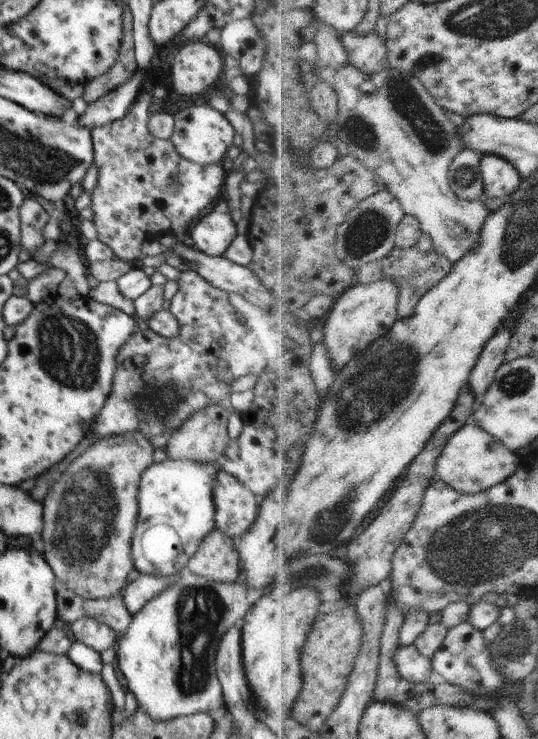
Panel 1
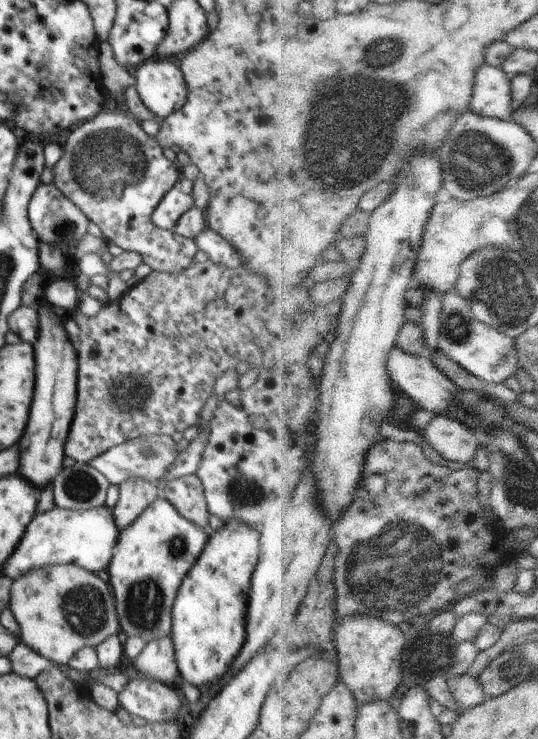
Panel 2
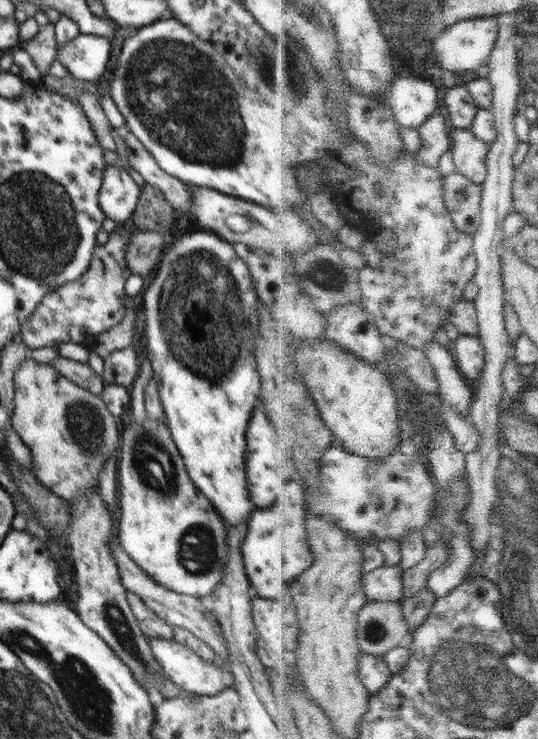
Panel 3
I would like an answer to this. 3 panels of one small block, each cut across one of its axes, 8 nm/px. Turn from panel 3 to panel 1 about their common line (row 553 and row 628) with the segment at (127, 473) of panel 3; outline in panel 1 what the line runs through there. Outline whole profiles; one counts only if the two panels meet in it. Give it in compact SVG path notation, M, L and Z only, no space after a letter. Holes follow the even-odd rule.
M184 570L180 580L153 596L140 612L133 615L128 630L119 635L116 642L117 669L124 675L128 691L134 694L148 718L160 722L199 712L217 717L225 711L223 688L215 666L218 642L228 628L242 622L253 601L254 596L244 582L216 582Z

